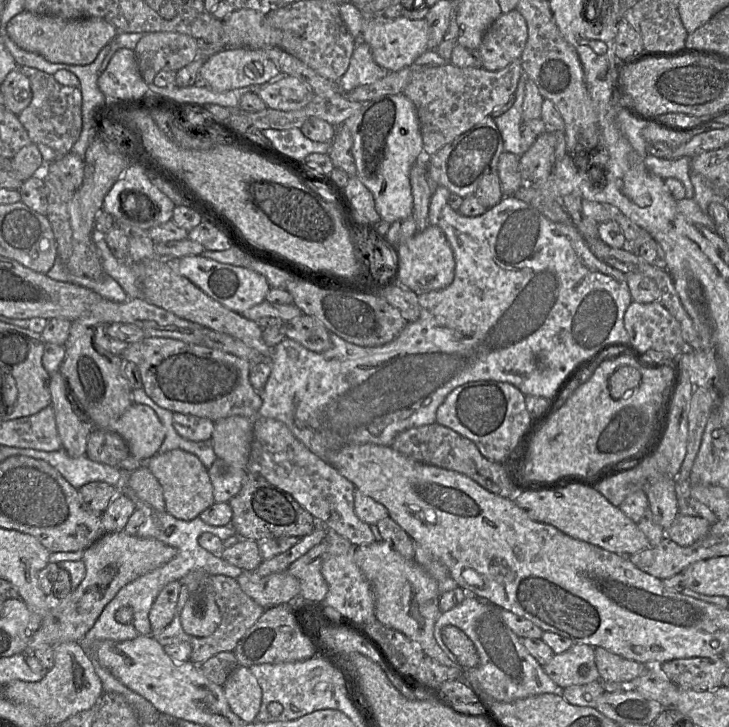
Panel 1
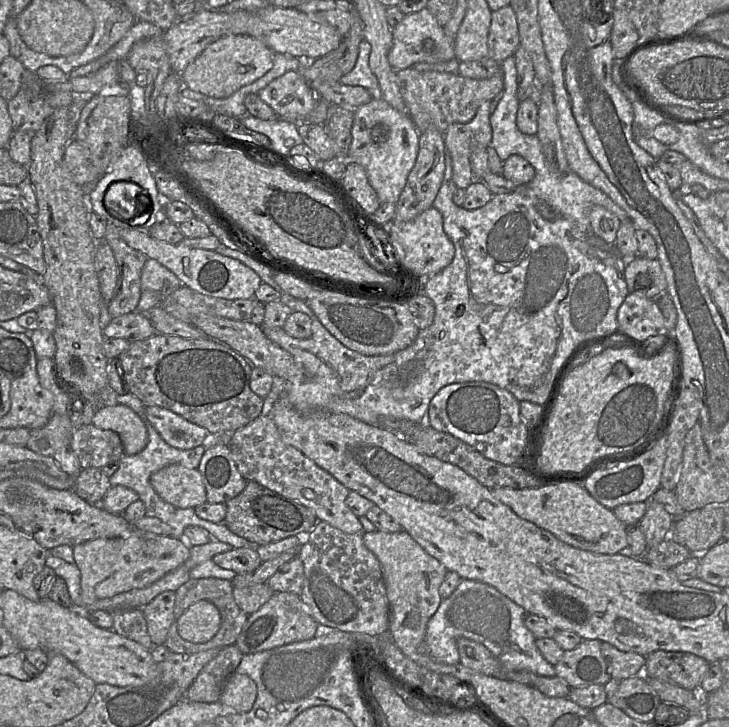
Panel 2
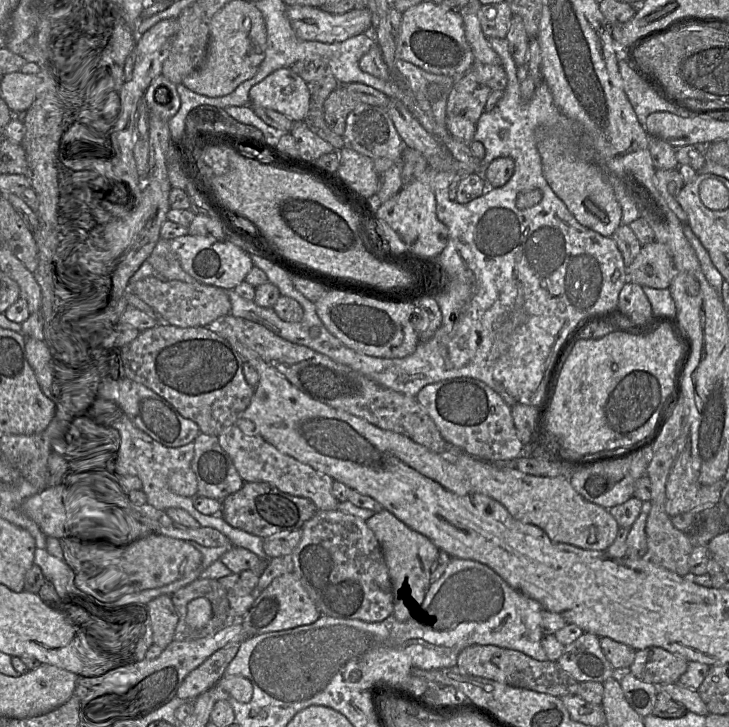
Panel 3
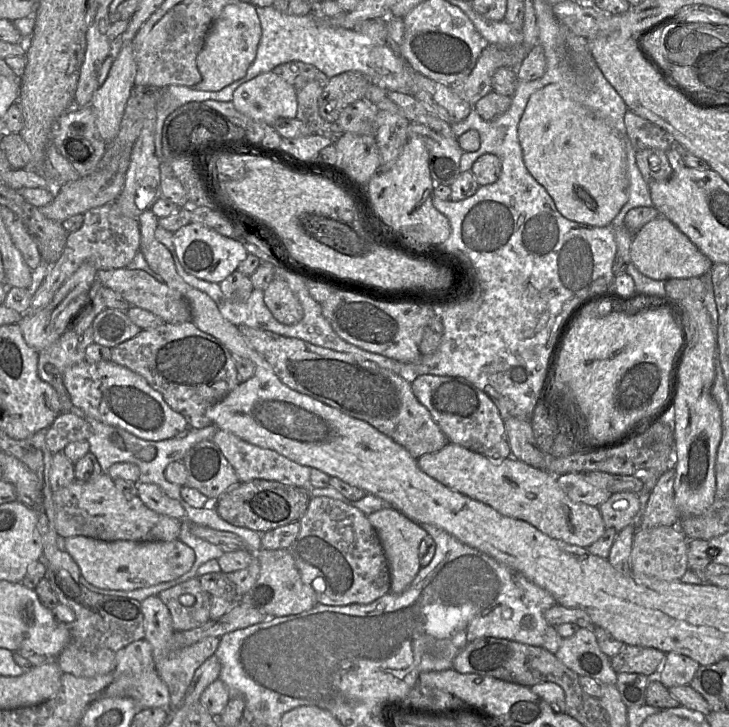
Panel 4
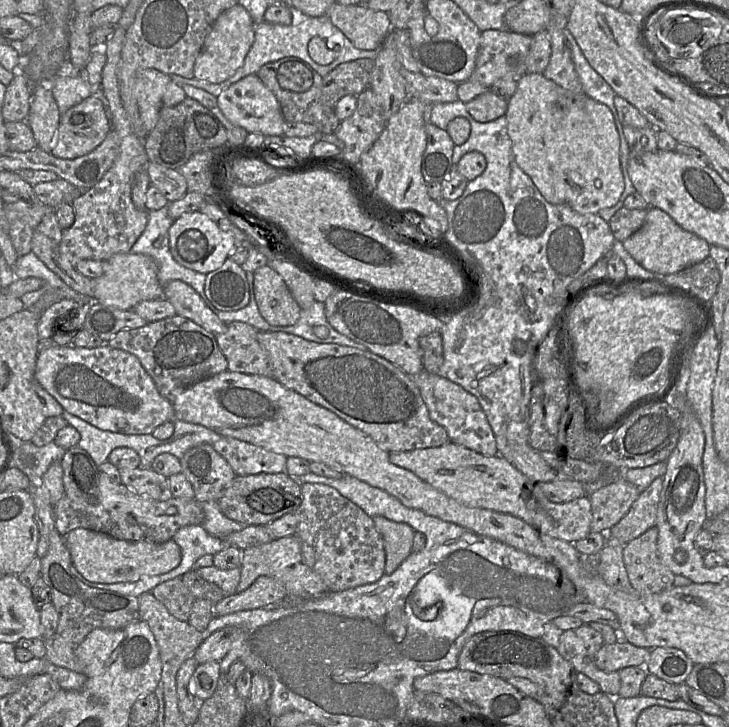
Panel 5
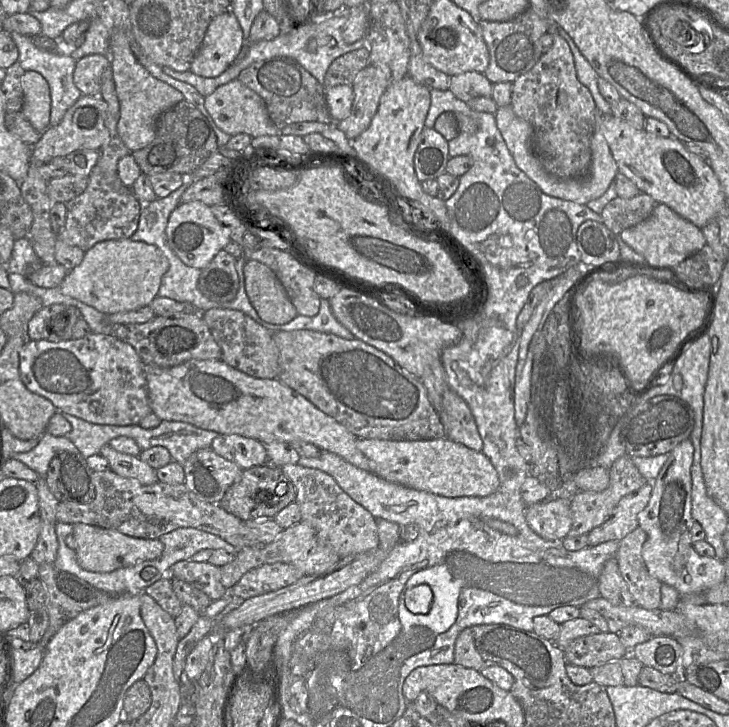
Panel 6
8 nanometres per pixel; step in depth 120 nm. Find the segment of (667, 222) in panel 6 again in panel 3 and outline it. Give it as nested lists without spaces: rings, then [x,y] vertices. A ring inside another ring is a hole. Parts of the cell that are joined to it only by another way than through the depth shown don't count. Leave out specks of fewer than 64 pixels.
[[[657,241],[643,245],[634,261],[626,267],[627,282],[656,289],[669,288],[674,272],[668,249]]]

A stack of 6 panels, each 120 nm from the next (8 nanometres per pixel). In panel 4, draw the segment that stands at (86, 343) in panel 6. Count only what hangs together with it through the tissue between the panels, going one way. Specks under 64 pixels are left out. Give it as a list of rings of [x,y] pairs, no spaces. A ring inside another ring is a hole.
[[[86,360],[67,368],[63,382],[74,407],[104,424],[123,429],[134,436],[162,441],[174,438],[189,428],[183,415],[174,411],[145,378],[110,361],[89,363]]]

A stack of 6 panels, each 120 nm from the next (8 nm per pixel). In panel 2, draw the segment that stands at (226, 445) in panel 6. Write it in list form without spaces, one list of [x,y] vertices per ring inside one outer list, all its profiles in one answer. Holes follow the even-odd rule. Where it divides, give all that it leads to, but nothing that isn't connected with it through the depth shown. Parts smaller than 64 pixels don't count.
[[[259,415],[231,433],[228,447],[237,469],[247,481],[260,485],[314,511],[318,520],[348,534],[365,533],[359,518],[345,503],[349,489],[297,448],[287,444],[271,417]]]

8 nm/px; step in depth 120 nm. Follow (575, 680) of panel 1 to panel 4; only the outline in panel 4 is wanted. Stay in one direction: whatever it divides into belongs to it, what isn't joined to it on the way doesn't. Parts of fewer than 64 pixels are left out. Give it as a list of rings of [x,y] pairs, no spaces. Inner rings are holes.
[[[580,627],[570,637],[562,639],[556,657],[579,676],[588,676],[599,684],[616,685],[617,673],[610,658],[598,645],[591,627]]]

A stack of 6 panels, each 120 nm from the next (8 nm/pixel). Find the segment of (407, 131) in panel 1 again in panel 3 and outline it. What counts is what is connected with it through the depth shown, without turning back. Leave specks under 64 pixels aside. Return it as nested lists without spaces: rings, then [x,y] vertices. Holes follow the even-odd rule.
[[[359,103],[347,116],[343,134],[345,147],[369,157],[376,172],[381,175],[393,165],[400,162],[405,145],[386,108]]]

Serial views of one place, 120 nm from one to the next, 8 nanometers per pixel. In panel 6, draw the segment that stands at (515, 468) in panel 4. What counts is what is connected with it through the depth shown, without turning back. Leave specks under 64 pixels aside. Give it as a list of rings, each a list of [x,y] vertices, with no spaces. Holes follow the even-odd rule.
[[[357,438],[357,448],[374,464],[377,476],[390,483],[445,497],[486,497],[500,485],[490,459],[447,438],[429,440],[381,440]],[[549,498],[528,505],[525,518],[530,528],[545,540],[566,538],[572,525],[570,498]]]

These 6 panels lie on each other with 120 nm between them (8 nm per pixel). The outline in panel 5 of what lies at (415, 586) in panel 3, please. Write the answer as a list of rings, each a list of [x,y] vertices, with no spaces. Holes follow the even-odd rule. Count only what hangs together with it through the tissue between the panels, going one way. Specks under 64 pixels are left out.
[[[383,516],[373,517],[373,523],[383,541],[385,573],[391,574],[412,553],[415,530]]]

